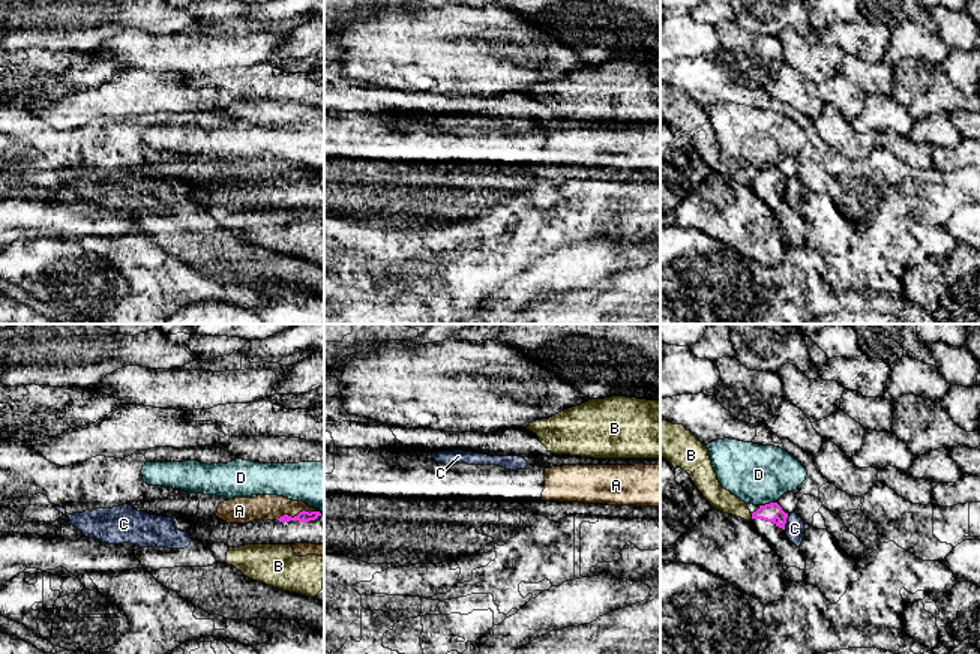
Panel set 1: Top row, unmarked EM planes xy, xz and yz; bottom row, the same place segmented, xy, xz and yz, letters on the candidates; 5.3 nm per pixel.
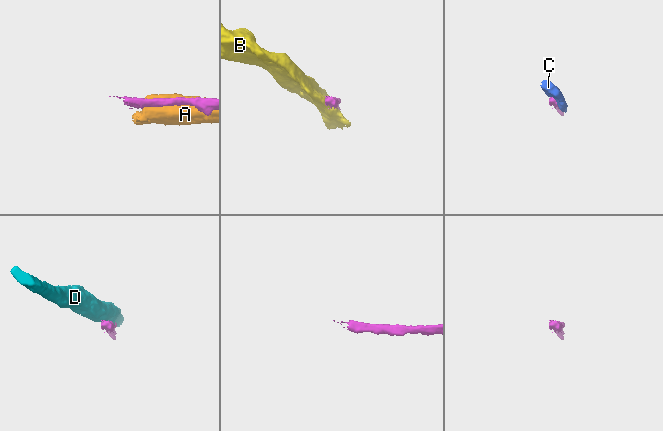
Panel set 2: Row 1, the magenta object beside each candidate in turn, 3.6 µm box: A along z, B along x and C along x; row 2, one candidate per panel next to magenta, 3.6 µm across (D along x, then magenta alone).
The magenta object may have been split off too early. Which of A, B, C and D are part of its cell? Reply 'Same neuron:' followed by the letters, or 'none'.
Same neuron: none

